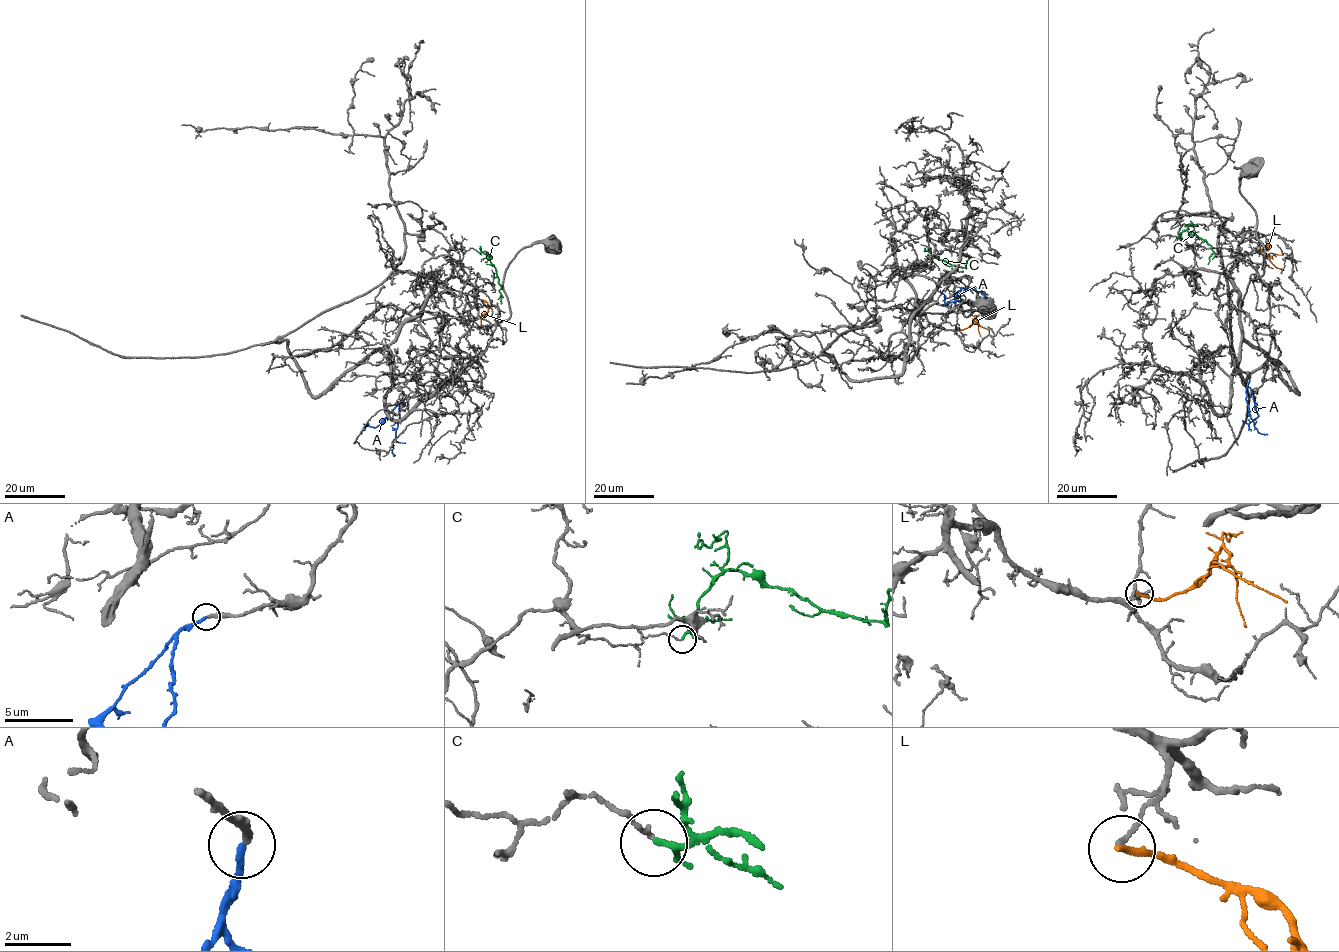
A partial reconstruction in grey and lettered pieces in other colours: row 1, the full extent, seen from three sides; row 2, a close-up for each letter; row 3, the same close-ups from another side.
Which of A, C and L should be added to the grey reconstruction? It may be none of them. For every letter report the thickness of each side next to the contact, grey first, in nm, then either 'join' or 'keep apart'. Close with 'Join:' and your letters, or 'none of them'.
A: 240 nm thick on the grey side, 200 nm on the other; join
C: 120 nm thick on the grey side, 130 nm on the other; keep apart
L: 150 nm thick on the grey side, 200 nm on the other; keep apart
Join: A

